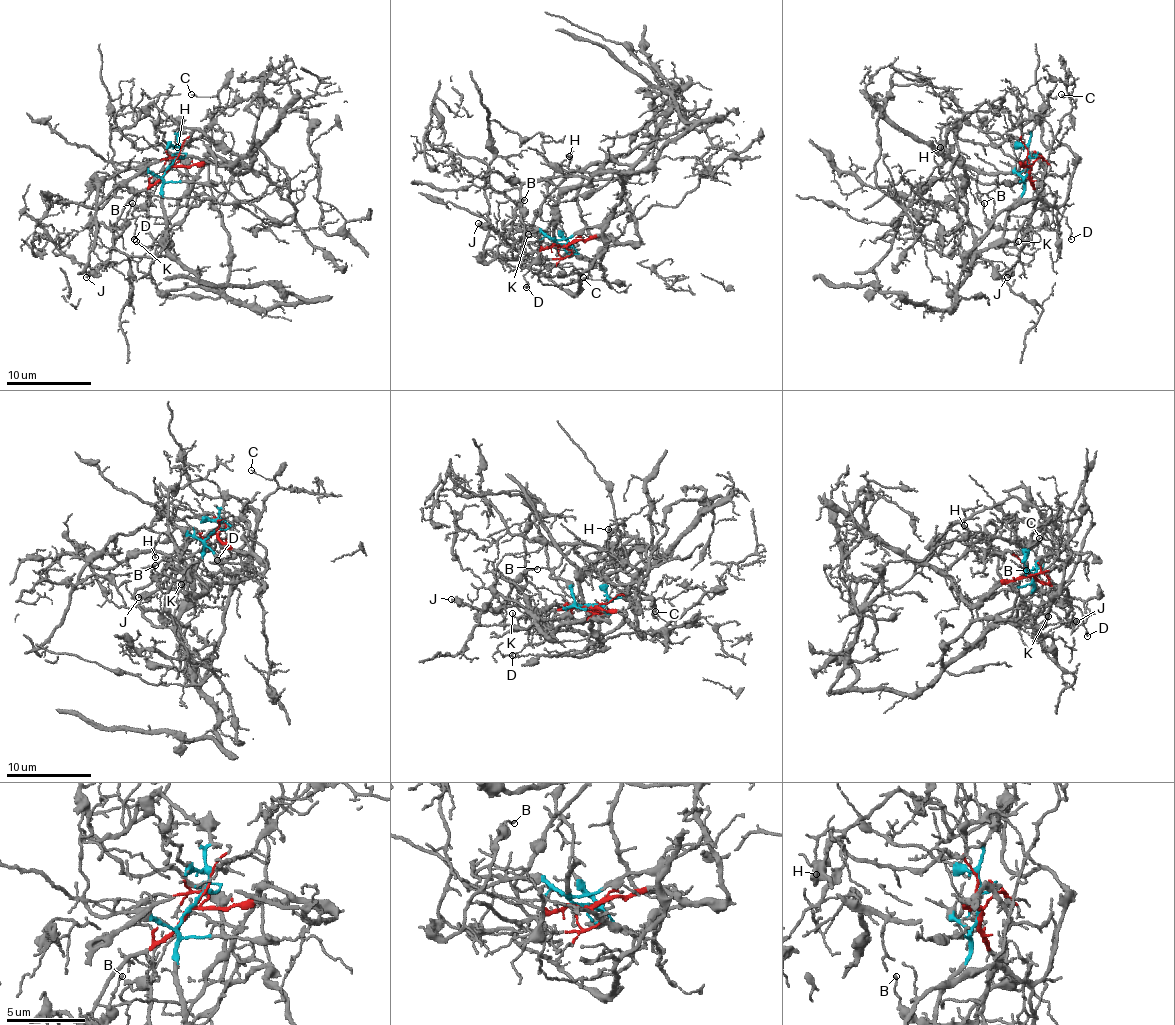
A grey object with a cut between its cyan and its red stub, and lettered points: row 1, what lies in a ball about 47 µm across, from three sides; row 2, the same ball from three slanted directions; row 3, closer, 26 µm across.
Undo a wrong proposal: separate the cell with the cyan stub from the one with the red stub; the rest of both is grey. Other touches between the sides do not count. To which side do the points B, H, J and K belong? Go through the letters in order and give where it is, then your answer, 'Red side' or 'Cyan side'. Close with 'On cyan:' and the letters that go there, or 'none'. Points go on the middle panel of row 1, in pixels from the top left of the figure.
B: Place: (524, 200). Cyan side
H: Place: (569, 156). Red side
J: Place: (478, 223). Red side
K: Place: (528, 234). Cyan side
On cyan: B, K

